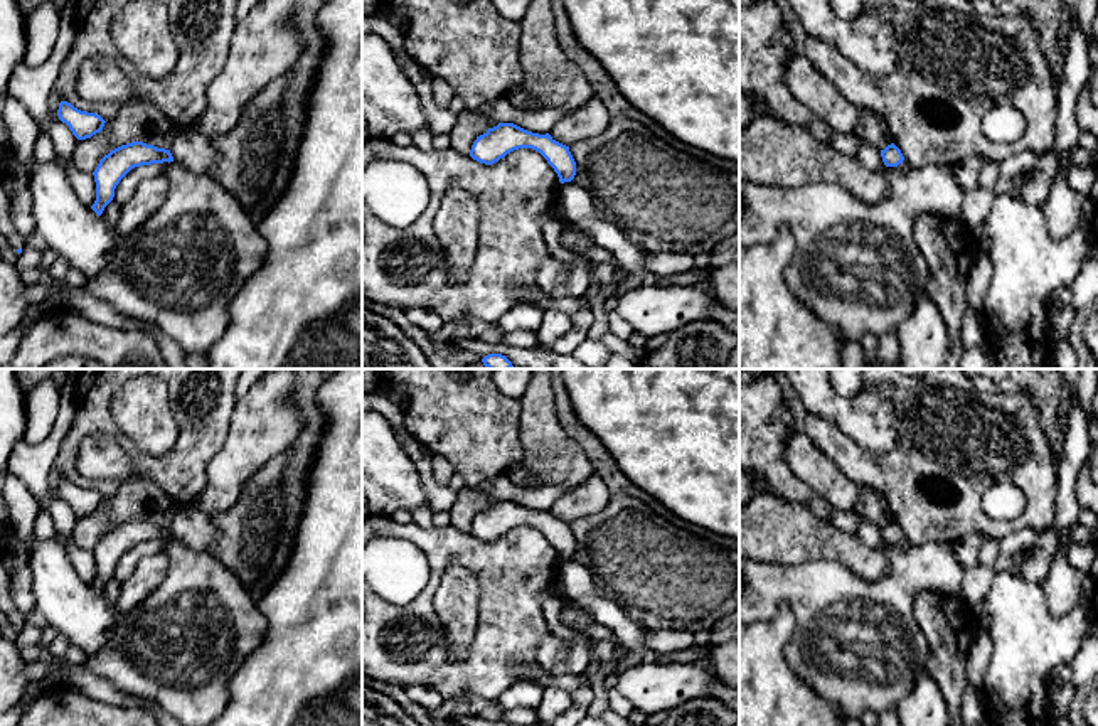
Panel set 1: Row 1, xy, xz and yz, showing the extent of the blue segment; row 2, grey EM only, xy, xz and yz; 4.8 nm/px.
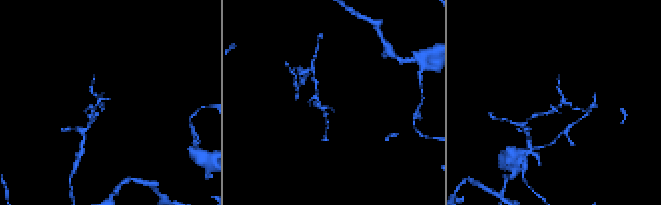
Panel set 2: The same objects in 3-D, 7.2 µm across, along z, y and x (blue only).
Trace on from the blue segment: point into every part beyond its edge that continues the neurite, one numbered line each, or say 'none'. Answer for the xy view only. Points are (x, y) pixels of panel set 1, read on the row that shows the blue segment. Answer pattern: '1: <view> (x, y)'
none

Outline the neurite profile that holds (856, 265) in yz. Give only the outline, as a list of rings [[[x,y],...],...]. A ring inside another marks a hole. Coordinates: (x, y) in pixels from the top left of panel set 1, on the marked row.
[[[884,165],[881,172],[889,194],[876,204],[862,202],[835,184],[783,189],[739,180],[739,243],[771,244],[785,226],[795,243],[793,259],[785,270],[788,288],[847,340],[861,340],[866,334],[898,334],[919,296],[931,288],[913,221],[919,212],[958,217],[967,192],[955,180],[953,167],[901,172]]]

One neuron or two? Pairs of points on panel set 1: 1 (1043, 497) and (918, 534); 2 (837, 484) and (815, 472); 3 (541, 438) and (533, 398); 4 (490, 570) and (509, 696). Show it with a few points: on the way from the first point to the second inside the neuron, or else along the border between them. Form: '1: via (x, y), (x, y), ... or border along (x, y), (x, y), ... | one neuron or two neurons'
1: via (1014, 526), (950, 523) | one neuron
2: via (832, 484), (820, 474) | one neuron
3: via (539, 428), (538, 408) | one neuron
4: border along (524, 679), (509, 686), (494, 701) | two neurons

